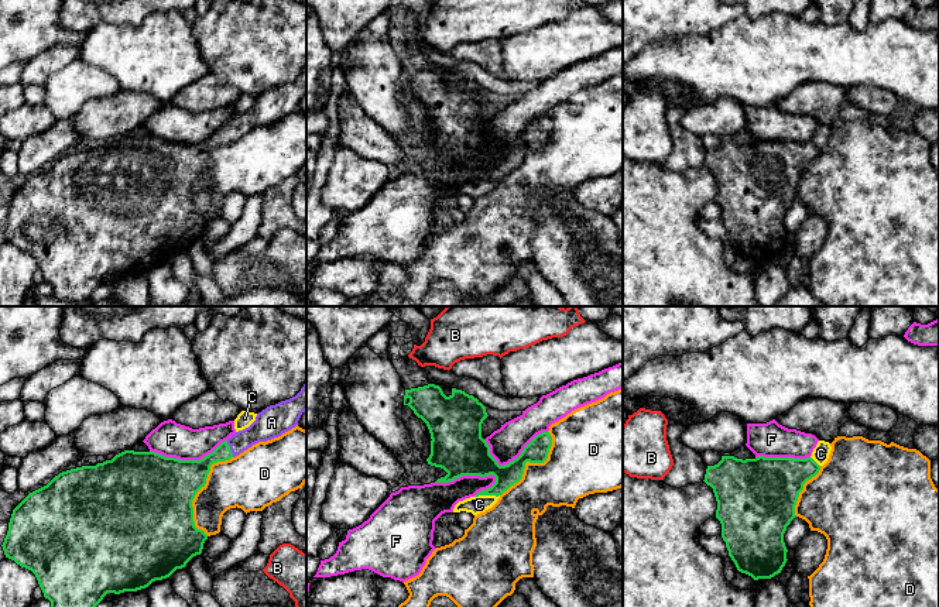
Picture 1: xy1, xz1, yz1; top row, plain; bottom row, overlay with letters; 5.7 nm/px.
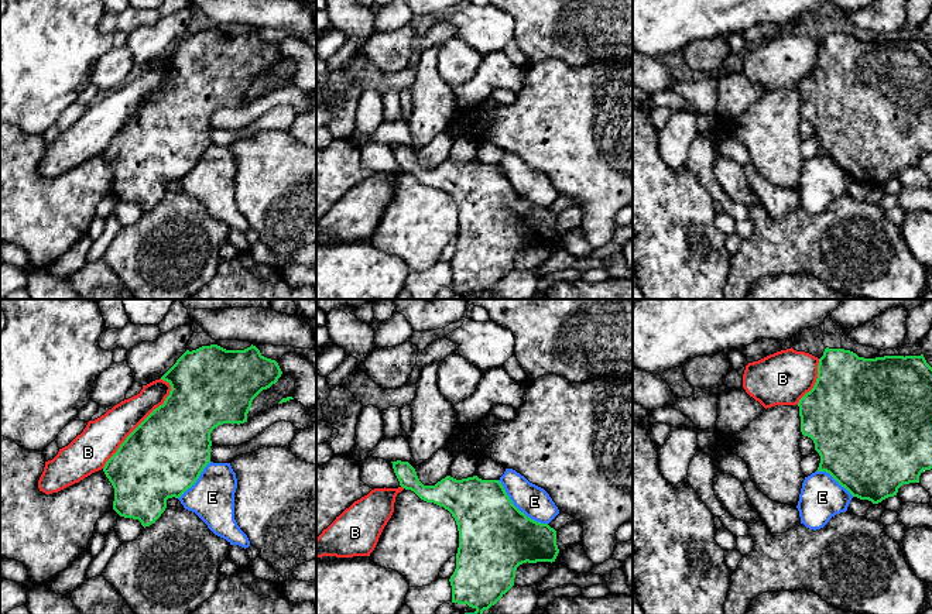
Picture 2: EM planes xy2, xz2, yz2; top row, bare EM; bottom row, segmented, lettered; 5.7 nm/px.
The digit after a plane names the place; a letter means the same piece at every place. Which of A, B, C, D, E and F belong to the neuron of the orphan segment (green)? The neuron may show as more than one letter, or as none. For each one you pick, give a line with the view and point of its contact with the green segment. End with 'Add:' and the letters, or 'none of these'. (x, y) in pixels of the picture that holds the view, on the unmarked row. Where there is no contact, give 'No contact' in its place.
A: Touches green at xy1 (229, 133)
Add: A

